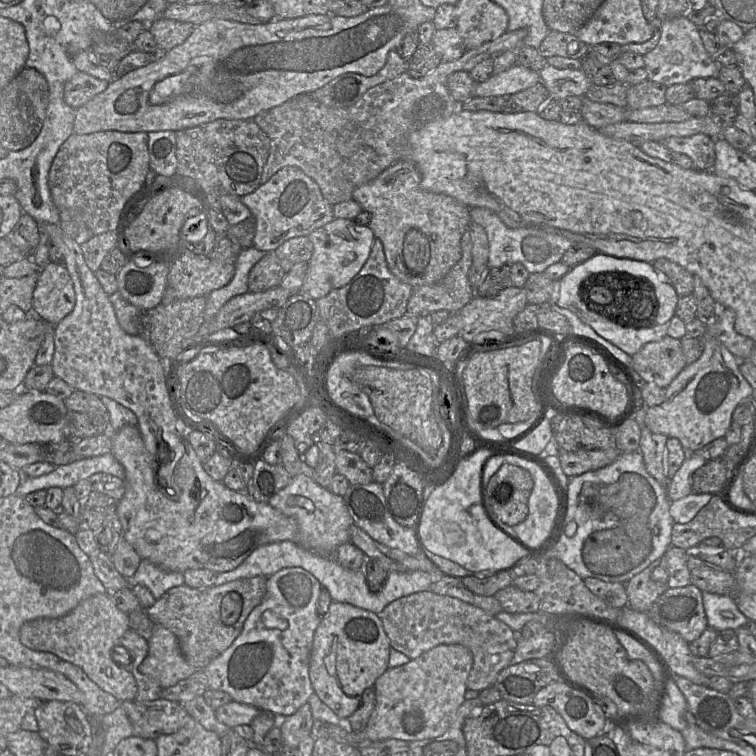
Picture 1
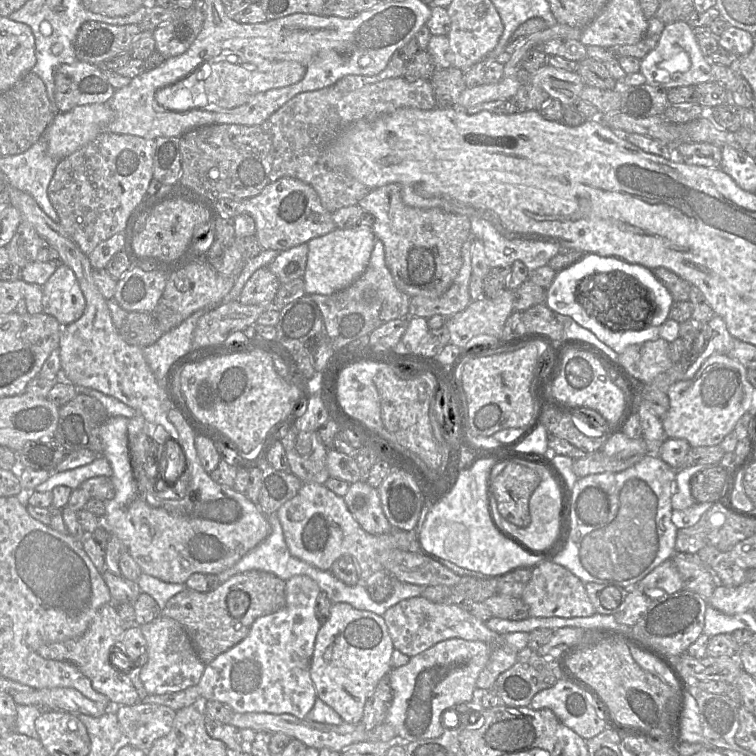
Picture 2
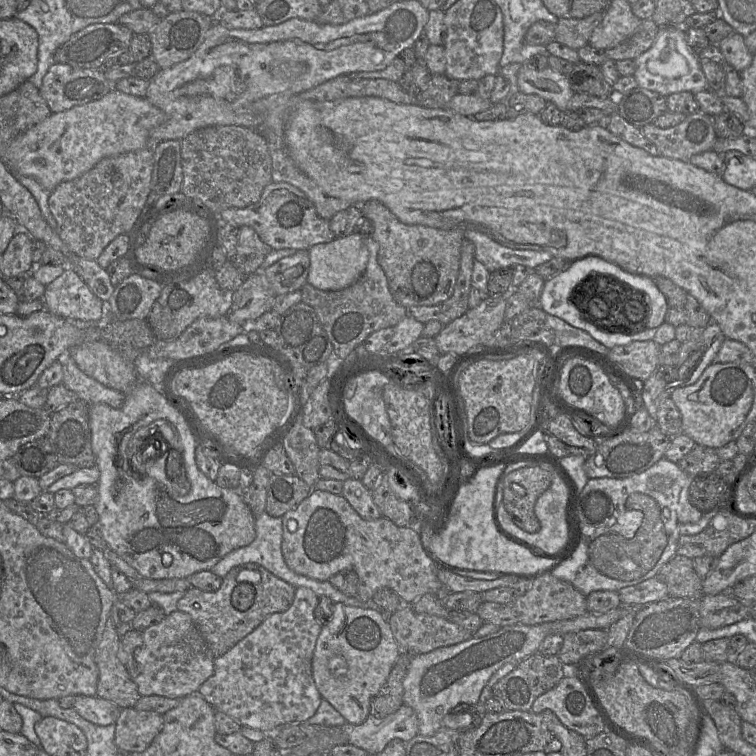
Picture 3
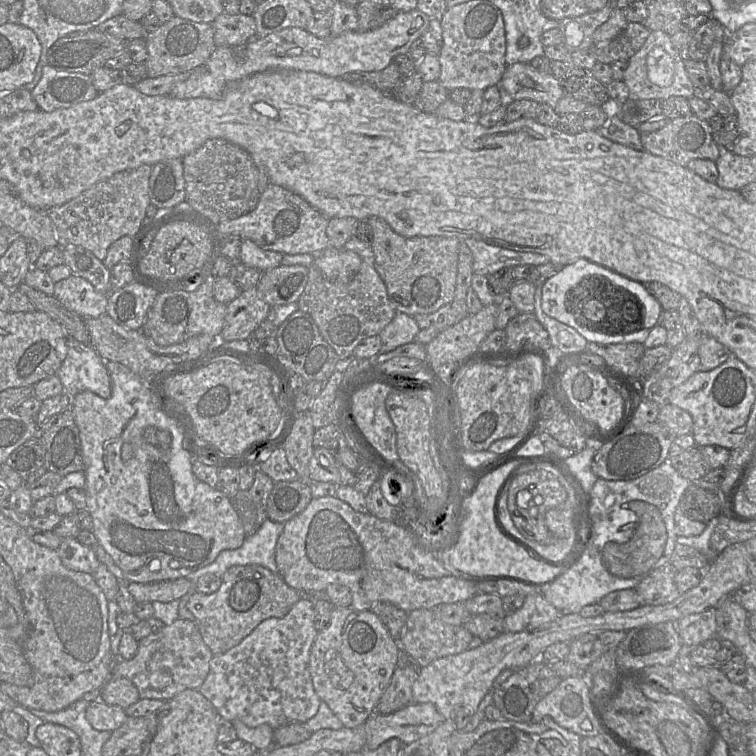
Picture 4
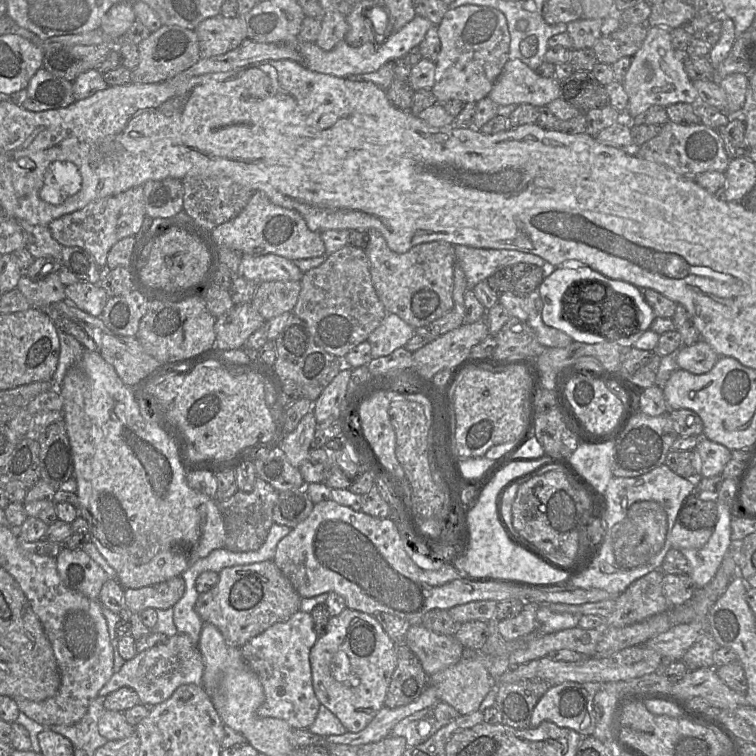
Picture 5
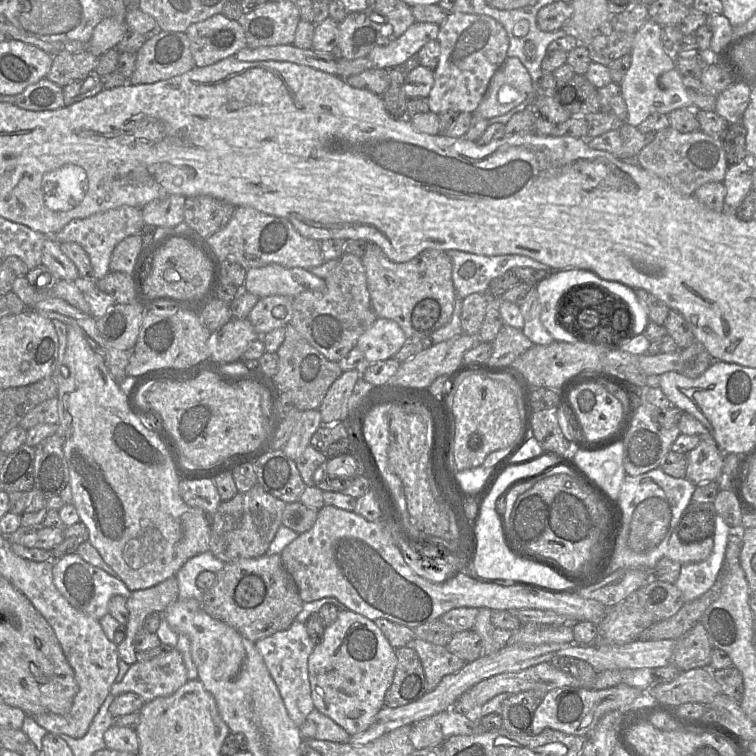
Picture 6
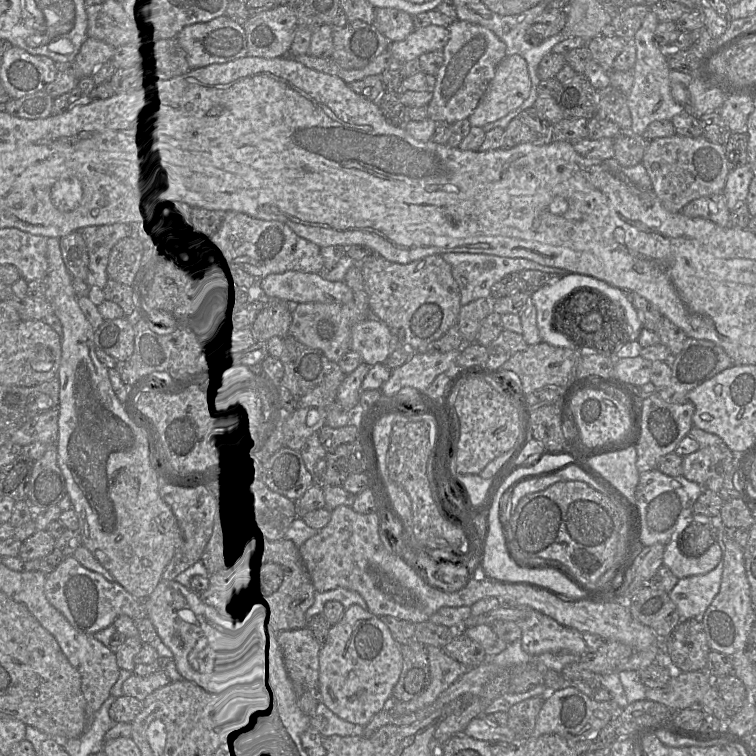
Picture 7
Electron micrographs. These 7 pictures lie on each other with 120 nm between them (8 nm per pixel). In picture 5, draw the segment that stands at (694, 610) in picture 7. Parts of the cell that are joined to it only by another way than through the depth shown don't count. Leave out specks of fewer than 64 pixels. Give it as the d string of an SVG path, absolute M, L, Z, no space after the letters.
M716 500L718 521L709 541L700 549L680 550L690 565L689 576L696 589L706 586L712 581L724 557L733 549L731 538L731 520L728 505Z

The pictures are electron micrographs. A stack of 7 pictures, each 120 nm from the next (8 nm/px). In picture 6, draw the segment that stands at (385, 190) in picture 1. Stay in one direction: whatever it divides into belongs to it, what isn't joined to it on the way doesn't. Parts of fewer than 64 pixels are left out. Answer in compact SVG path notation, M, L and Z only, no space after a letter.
M368 243L361 259L375 314L398 323L407 341L420 341L449 322L455 307L455 288L452 261L445 251L427 249L408 262L396 263L379 246Z

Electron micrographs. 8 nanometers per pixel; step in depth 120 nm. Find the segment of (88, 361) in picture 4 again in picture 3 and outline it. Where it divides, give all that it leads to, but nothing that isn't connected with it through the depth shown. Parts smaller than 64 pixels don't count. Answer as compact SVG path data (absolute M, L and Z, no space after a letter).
M70 353L58 358L62 366L62 385L72 391L76 397L89 405L103 403L112 408L123 406L126 395L120 391L108 388L95 379L83 373Z

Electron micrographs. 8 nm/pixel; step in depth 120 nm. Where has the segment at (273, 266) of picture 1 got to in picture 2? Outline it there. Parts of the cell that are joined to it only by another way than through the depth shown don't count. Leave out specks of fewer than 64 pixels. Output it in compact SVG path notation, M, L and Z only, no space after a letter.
M262 267L245 283L238 300L244 305L271 303L280 286L278 278L269 268Z

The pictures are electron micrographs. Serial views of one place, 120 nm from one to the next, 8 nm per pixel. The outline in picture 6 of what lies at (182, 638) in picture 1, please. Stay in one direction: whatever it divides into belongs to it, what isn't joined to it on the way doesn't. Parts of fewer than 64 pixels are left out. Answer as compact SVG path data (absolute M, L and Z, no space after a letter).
M280 554L241 558L226 563L216 575L215 584L203 593L203 610L254 643L289 628L303 608L304 602Z

